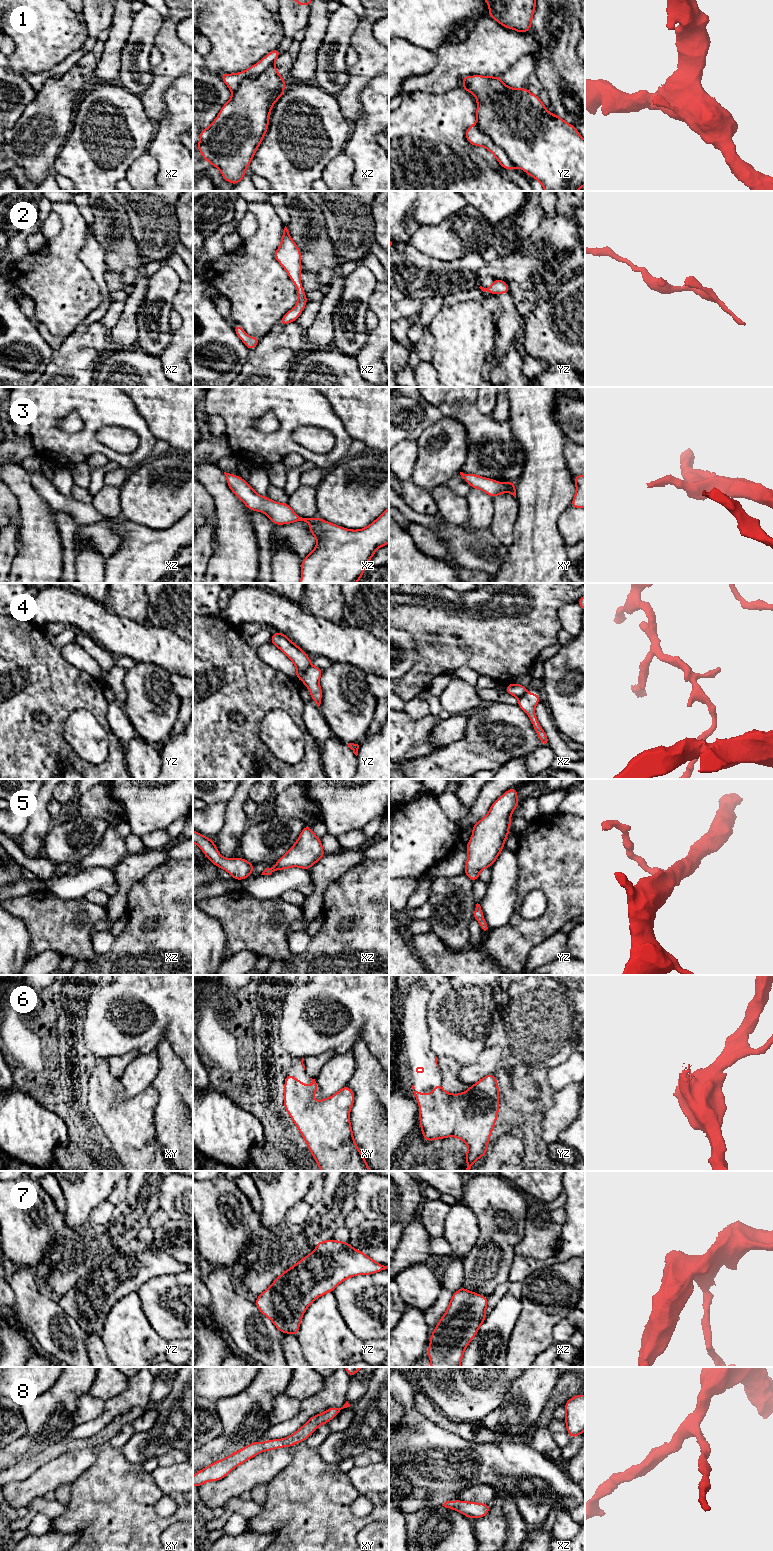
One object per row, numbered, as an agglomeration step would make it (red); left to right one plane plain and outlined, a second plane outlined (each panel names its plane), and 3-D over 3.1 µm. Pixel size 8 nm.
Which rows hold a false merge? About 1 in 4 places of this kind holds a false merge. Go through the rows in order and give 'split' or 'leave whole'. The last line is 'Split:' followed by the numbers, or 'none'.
1: split
2: leave whole
3: leave whole
4: split
5: leave whole
6: leave whole
7: split
8: leave whole
Split: 1, 4, 7

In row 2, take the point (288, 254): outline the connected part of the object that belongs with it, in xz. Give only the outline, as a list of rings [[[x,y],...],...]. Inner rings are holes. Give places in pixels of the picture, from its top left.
[[[285,226],[281,238],[281,245],[274,253],[275,259],[286,270],[290,279],[297,288],[298,302],[294,308],[288,311],[280,320],[280,325],[284,326],[290,322],[296,321],[296,319],[303,312],[304,307],[307,304],[307,296],[303,291],[303,285],[300,280],[300,273],[302,271],[302,265],[300,262],[301,251],[299,247],[294,243],[290,237],[290,233]]]

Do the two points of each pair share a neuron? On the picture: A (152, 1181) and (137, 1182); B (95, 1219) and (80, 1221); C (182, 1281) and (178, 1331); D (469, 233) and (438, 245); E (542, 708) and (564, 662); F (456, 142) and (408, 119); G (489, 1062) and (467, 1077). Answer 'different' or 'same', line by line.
A: same
B: different
C: same
D: same
E: different
F: same
G: same

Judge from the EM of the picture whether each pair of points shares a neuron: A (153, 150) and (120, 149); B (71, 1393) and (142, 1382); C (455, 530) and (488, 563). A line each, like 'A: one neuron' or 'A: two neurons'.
A: two neurons
B: two neurons
C: one neuron

